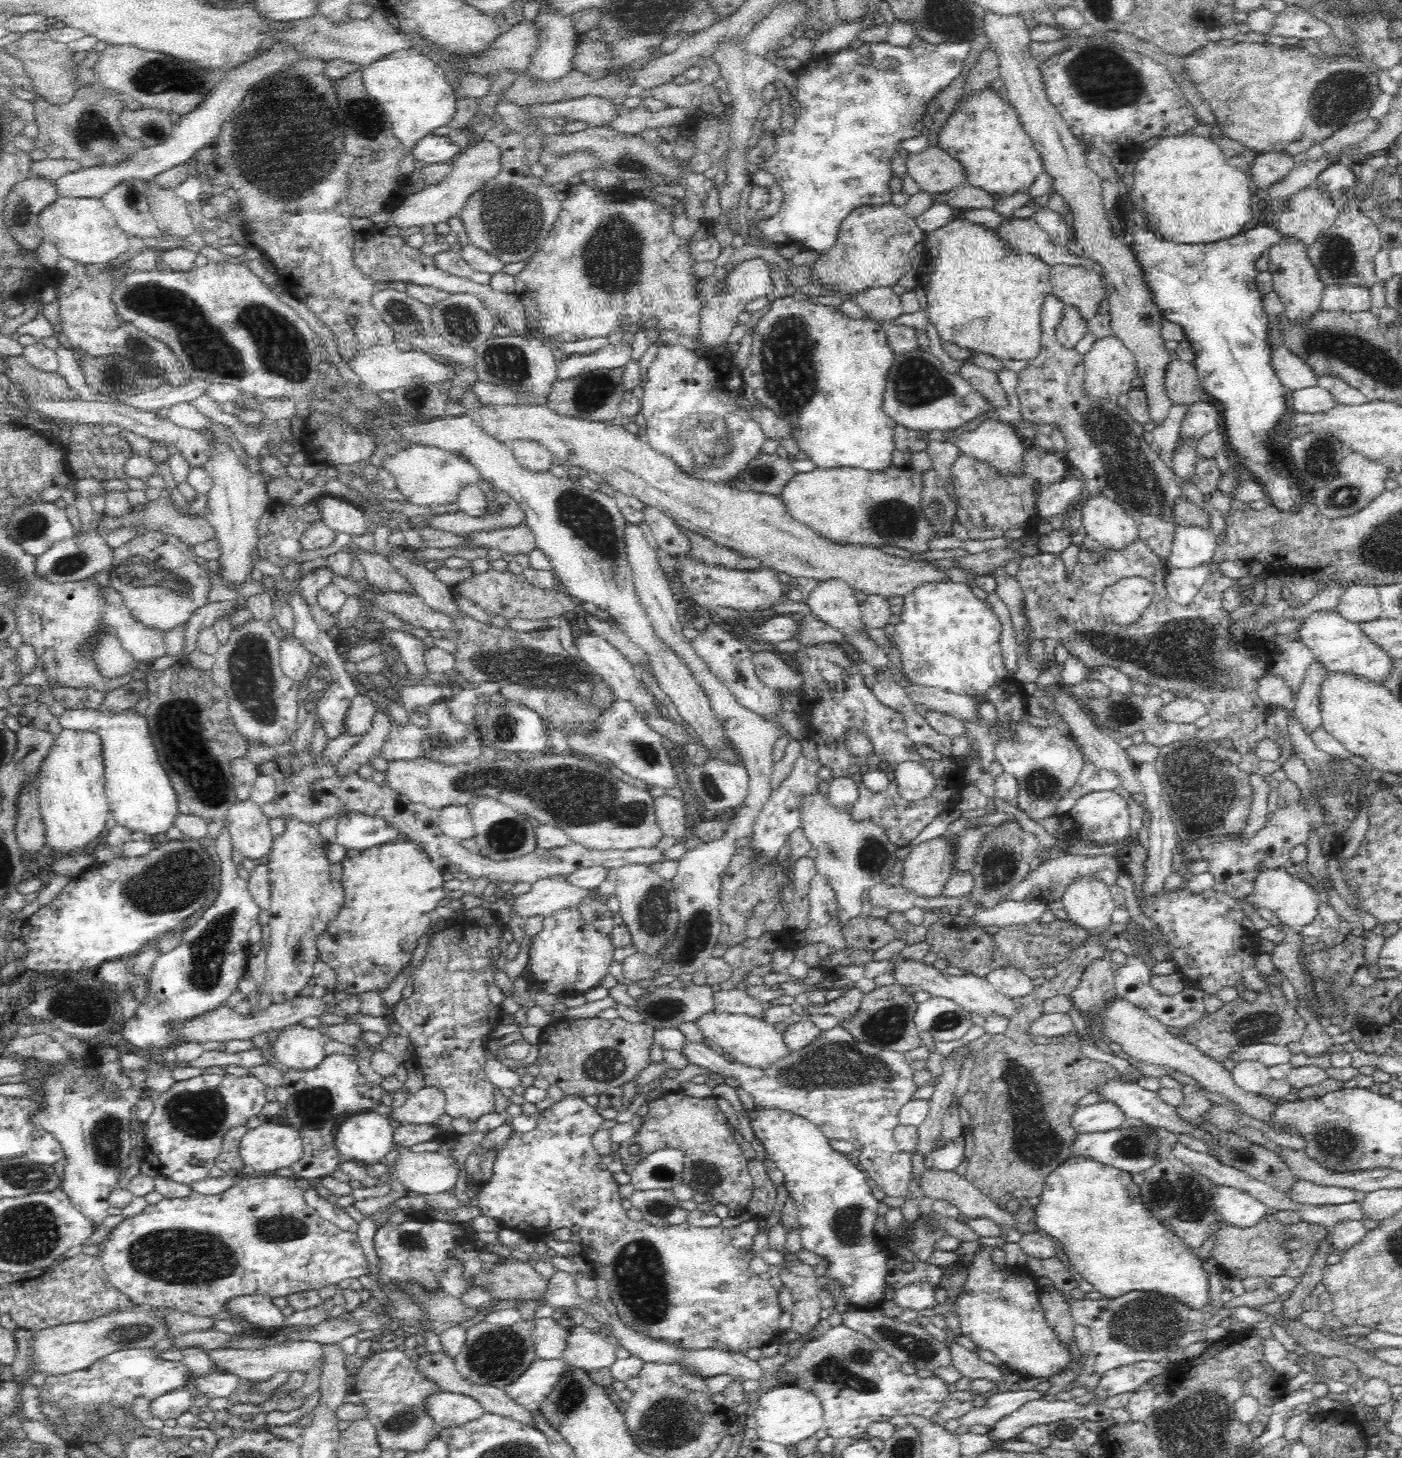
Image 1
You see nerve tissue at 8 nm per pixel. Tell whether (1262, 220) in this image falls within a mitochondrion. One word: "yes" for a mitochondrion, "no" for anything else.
no

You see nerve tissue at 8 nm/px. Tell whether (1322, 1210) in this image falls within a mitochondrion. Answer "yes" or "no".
no

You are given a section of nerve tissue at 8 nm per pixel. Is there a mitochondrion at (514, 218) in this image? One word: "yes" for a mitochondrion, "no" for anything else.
yes

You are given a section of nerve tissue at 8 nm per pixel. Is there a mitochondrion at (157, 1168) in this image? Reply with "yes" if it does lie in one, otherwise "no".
no

